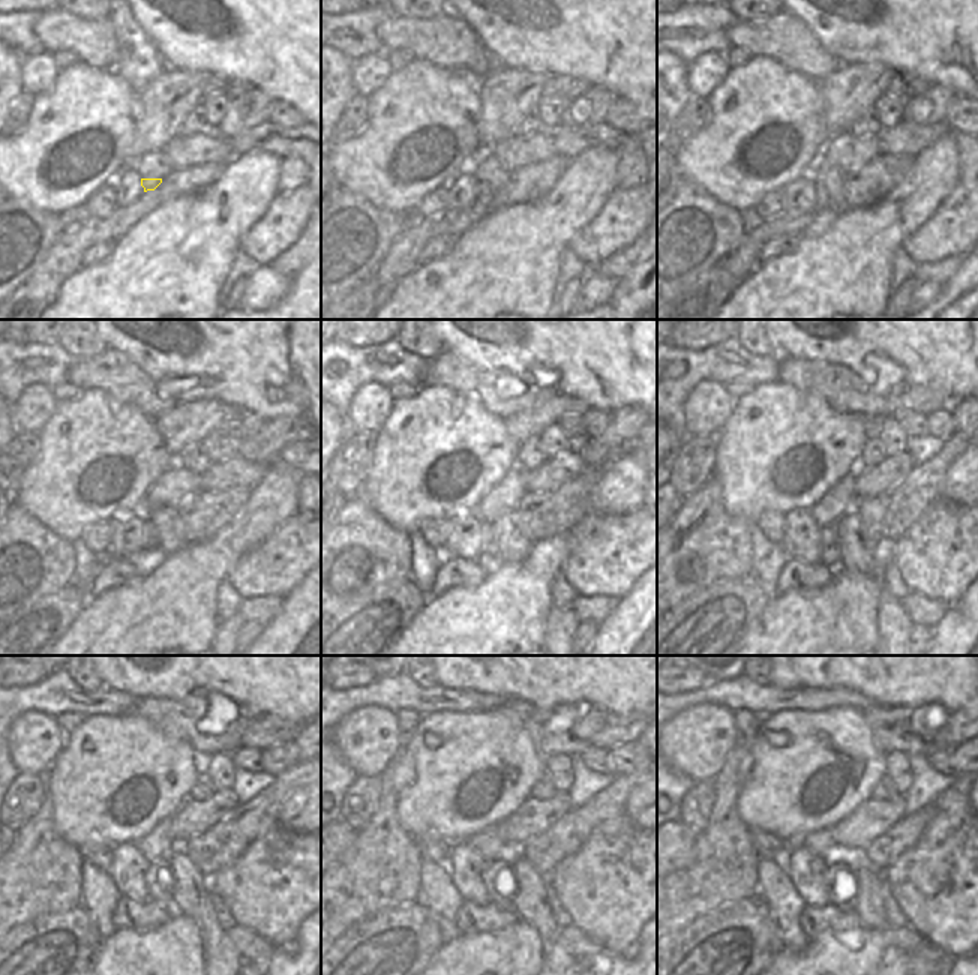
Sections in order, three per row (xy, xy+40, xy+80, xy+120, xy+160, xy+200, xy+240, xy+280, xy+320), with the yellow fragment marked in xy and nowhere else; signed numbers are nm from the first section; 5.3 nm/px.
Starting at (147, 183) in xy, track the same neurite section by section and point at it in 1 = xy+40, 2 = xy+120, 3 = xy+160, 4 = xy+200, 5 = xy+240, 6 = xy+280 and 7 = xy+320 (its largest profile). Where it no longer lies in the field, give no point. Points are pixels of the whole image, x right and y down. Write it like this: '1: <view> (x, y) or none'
1: xy+40 (483, 191)
2: xy+120 (150, 534)
3: xy+160 (488, 542)
4: xy+200 (828, 539)
5: xy+240 (159, 878)
6: xy+280 (498, 876)
7: xy+320 (840, 884)

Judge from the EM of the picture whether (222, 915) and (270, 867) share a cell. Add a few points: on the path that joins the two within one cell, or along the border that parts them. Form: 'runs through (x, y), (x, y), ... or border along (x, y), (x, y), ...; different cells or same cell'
border along (215, 890), (237, 924); different cells

